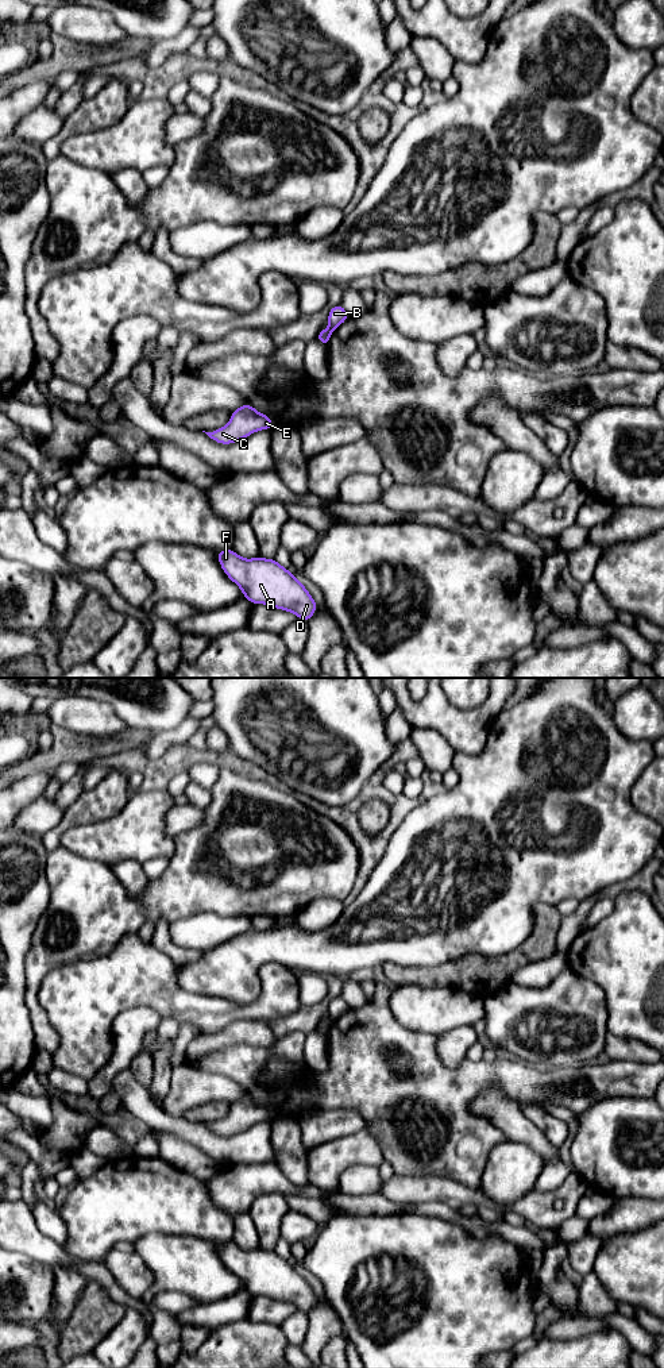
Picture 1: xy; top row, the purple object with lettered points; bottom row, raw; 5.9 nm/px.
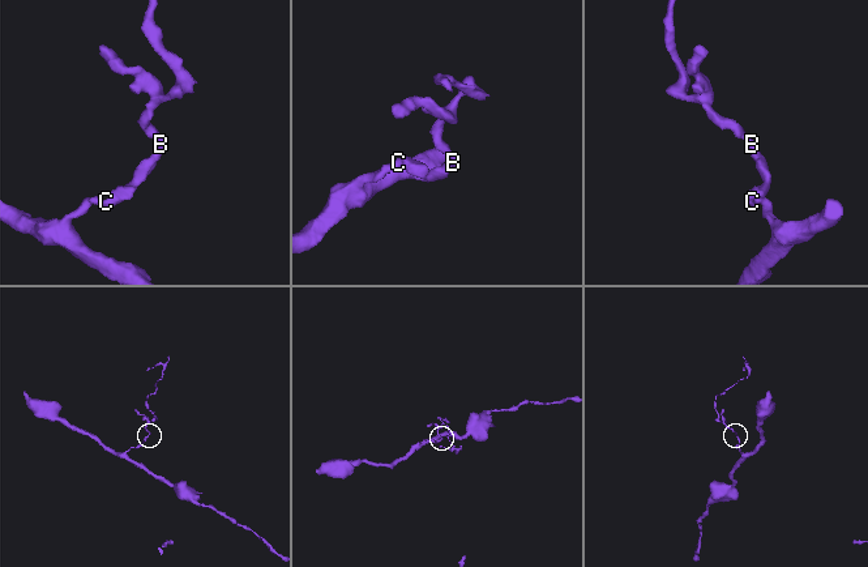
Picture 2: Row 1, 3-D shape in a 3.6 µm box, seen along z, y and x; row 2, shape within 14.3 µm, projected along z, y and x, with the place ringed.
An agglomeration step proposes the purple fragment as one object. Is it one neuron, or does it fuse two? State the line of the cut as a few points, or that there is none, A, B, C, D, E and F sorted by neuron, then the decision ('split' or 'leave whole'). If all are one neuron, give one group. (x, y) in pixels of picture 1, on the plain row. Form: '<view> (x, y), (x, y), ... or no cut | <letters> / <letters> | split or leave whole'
xy (329, 1016), (334, 1020) | A C D E F / B | split

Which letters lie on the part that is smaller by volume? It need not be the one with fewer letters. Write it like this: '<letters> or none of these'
B

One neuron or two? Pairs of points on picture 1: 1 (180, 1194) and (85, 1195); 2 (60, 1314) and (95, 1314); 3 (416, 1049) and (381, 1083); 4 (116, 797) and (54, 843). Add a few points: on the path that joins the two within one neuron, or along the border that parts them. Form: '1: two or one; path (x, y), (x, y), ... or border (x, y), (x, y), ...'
1: one; path (157, 1195), (108, 1195)
2: two; border (85, 1287), (62, 1326)
3: one; path (416, 1066), (417, 1078), (413, 1083), (397, 1083)
4: one; path (99, 804), (74, 814), (64, 825)

